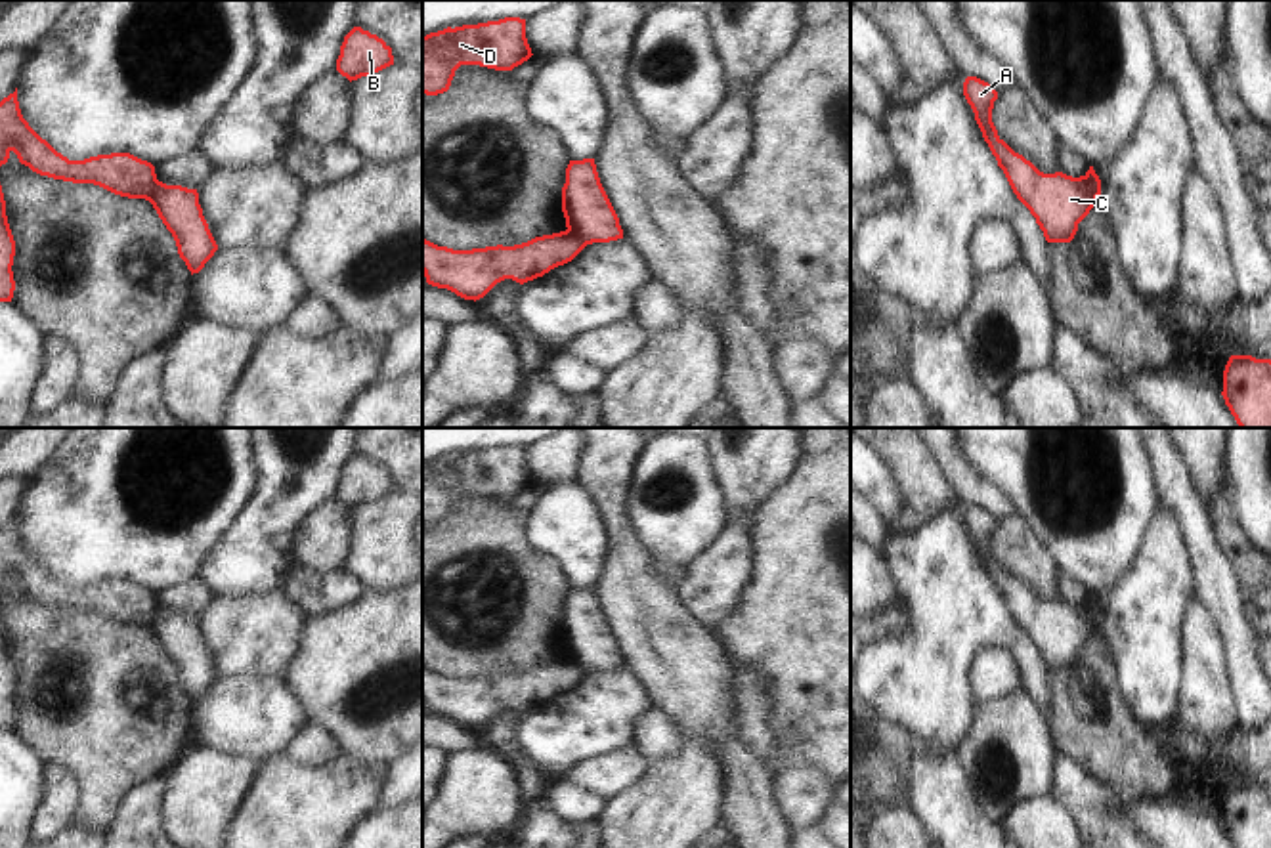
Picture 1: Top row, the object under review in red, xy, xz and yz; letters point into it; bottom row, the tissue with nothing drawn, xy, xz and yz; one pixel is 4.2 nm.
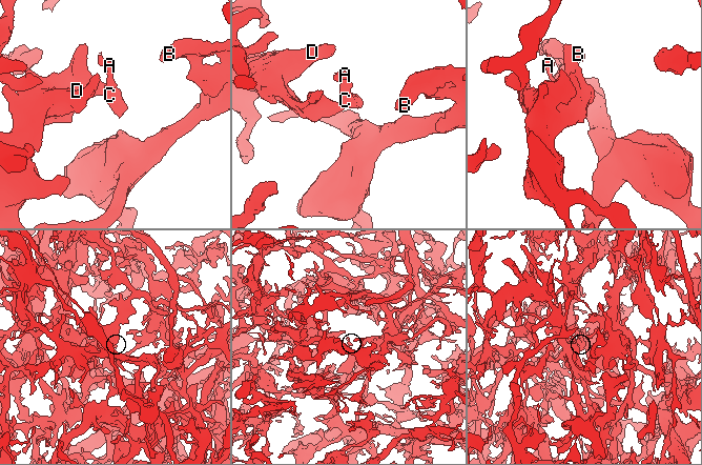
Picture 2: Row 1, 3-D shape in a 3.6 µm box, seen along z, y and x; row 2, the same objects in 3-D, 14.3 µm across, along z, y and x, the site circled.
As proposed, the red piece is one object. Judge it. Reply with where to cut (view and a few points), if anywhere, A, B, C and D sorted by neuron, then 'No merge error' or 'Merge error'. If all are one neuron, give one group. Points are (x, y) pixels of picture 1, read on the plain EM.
Split along yz (1086, 602), (1096, 625). Groups: A C / B D. Merge error

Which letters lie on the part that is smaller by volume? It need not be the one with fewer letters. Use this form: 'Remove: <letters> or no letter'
Remove: A, C

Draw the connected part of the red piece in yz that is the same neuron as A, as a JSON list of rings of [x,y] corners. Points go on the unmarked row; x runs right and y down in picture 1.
[[[967,504],[963,523],[988,571],[998,594],[1003,598],[1017,626],[1030,638],[1047,670],[1070,670],[1078,651],[1097,632],[1088,604],[1072,605],[1063,600],[1044,602],[1023,583],[1015,581],[992,550],[998,519],[977,504]]]

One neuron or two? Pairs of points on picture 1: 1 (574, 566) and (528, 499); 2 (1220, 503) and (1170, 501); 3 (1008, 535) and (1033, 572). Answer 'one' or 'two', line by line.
1: two
2: two
3: one

